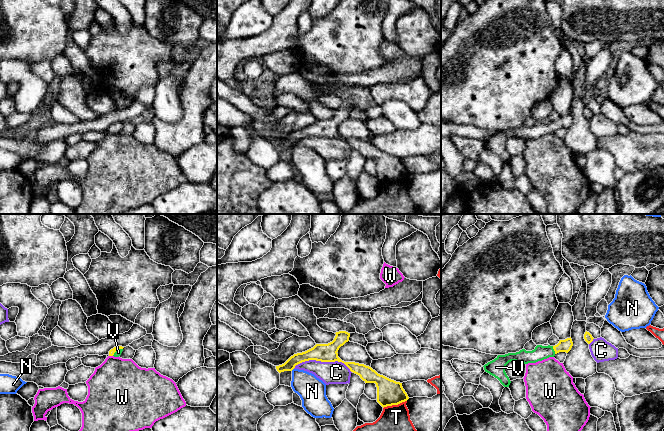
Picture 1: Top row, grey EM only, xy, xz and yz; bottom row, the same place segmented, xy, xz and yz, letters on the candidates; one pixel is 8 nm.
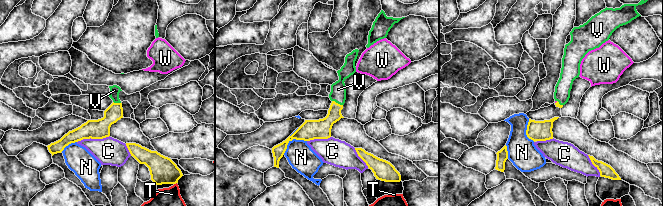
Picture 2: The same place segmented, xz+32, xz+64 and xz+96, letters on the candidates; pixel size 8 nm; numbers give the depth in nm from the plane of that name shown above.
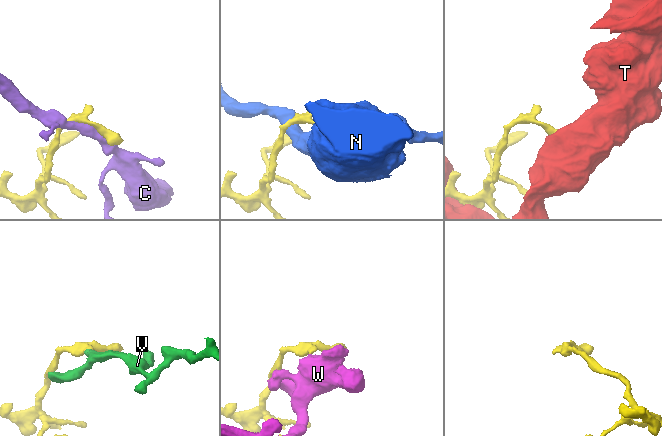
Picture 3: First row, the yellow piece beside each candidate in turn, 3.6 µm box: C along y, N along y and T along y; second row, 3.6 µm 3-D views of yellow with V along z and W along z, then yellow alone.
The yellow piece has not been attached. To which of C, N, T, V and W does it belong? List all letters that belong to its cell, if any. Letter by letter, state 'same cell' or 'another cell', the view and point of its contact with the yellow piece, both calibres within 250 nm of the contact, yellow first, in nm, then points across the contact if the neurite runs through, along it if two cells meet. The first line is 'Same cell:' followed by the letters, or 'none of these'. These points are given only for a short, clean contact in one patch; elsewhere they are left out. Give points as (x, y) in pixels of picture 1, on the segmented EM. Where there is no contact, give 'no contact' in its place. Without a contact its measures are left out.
Same cell: V
C: another cell; contact xz (323, 361); calibres 140 and 180 nm
N: another cell; contact xz (292, 369); calibres 120 and 220 nm; border xz (293, 368), (291, 370)
T: another cell; contact xz (394, 404); calibres 200 and 200 nm
V: same cell; contact yz (554, 350); calibres 100 and 120 nm; way yz (565, 345), (554, 350), (540, 352)
W: another cell; contact xy (111, 355); calibres 50 and 440 nm; border xy (109, 355), (112, 356)

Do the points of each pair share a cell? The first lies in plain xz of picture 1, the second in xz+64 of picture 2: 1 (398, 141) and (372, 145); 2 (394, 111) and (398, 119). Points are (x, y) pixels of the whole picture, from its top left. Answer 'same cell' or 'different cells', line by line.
1: different cells
2: same cell

